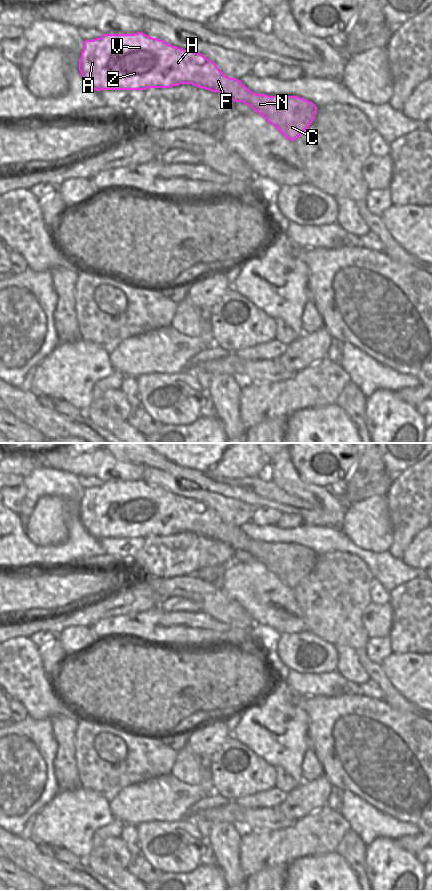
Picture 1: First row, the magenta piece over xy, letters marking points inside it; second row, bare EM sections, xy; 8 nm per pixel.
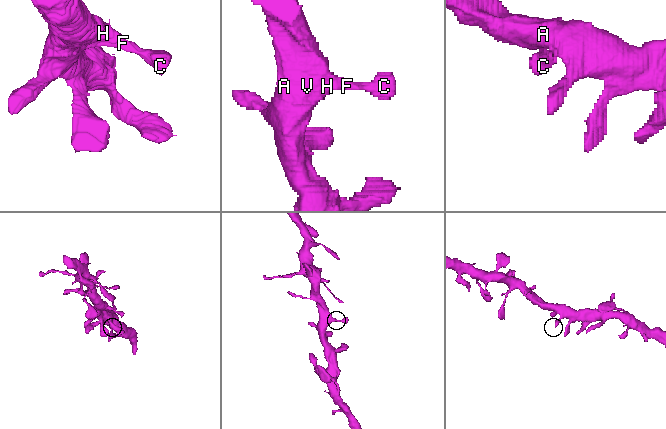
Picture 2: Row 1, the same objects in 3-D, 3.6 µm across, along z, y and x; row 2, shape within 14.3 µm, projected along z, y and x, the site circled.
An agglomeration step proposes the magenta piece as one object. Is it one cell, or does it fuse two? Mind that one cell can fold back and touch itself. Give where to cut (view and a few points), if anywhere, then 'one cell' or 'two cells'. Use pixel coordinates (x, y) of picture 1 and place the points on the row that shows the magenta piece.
no cut | one cell

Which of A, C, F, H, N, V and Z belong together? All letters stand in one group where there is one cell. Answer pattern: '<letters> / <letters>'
A C F H N V Z

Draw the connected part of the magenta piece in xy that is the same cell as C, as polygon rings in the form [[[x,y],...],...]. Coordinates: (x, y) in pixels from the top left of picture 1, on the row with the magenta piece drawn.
[[[143,32],[134,34],[103,34],[94,40],[85,40],[79,59],[79,71],[85,82],[94,90],[146,90],[148,88],[170,88],[180,84],[192,84],[212,92],[218,92],[234,102],[242,102],[258,112],[272,124],[285,138],[294,141],[311,125],[317,113],[312,102],[298,96],[268,96],[256,94],[241,83],[241,80],[226,76],[217,65],[198,52],[172,46],[158,38],[152,38]]]

